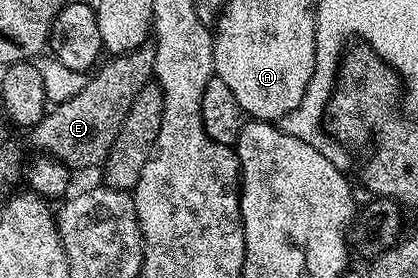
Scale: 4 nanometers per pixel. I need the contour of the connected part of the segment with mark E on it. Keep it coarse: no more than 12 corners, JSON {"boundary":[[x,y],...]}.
{"boundary":[[155,47],[111,55],[37,126],[72,171],[102,166],[155,72]]}

